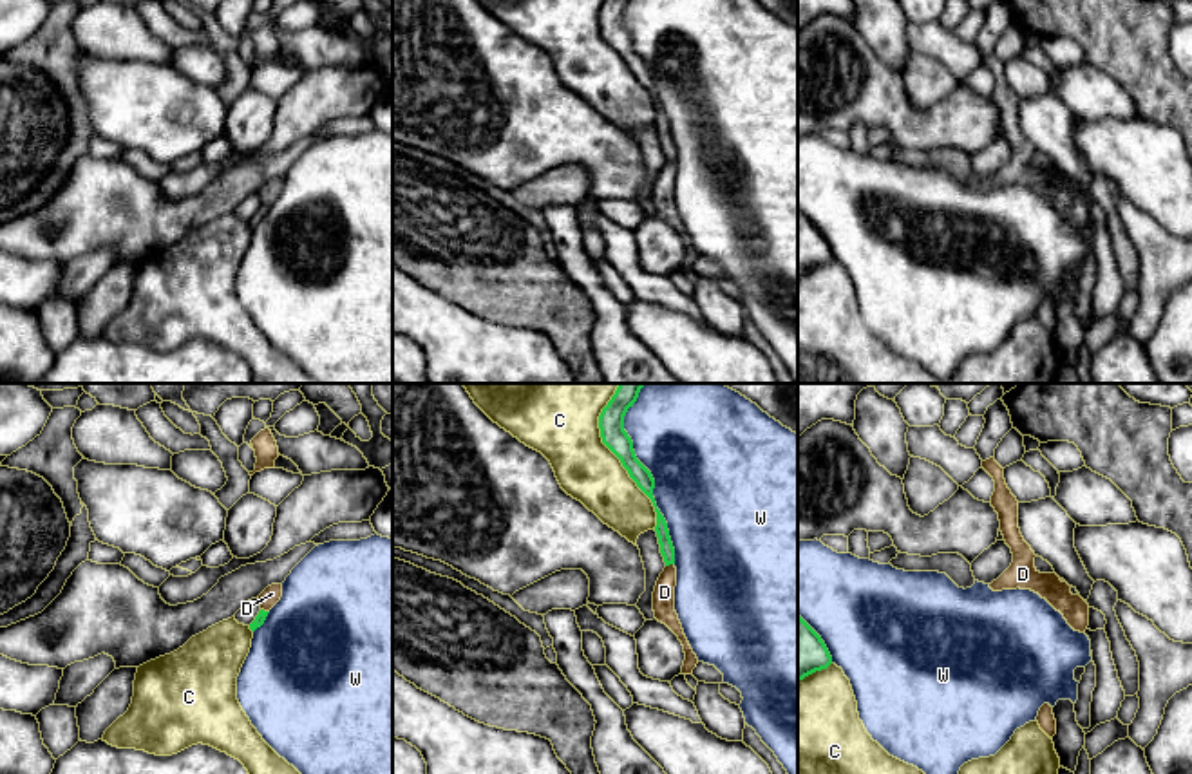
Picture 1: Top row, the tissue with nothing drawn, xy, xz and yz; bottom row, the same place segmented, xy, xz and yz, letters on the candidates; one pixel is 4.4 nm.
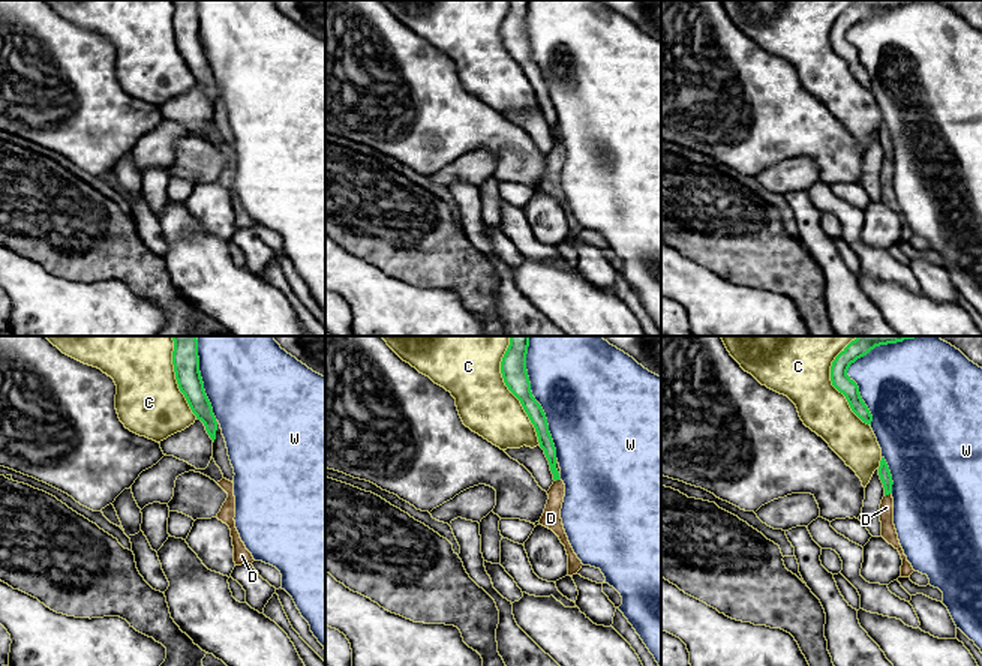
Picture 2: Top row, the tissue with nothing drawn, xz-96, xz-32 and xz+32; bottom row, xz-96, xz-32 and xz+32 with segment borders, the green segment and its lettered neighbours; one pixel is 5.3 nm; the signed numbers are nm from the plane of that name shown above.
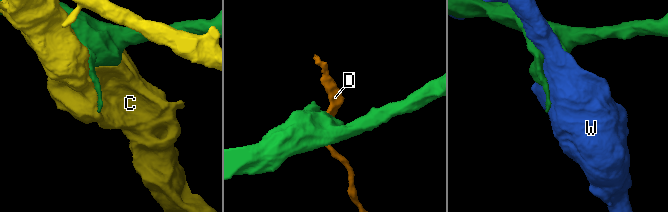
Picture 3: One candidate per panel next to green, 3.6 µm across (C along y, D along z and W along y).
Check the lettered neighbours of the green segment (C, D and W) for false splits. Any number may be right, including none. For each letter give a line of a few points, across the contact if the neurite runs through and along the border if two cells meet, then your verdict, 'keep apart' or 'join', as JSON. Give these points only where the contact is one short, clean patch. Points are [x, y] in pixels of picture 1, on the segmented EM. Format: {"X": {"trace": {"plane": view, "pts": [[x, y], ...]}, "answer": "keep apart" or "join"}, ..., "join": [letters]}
{"C": {"answer": "keep apart"}, "D": {"trace": {"plane": "xy", "pts": [[261, 617], [263, 610], [272, 594]]}, "answer": "join"}, "W": {"answer": "keep apart"}, "join": ["D"]}

